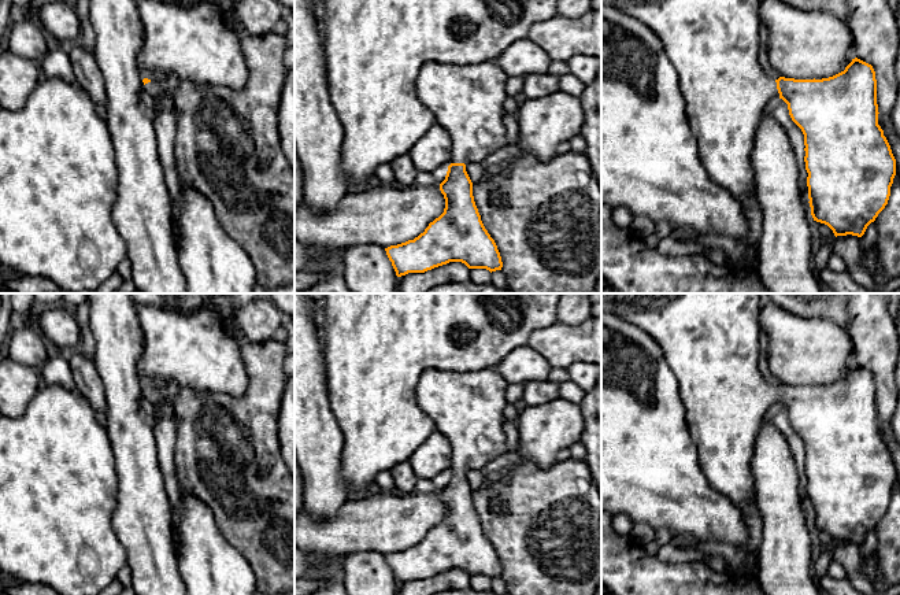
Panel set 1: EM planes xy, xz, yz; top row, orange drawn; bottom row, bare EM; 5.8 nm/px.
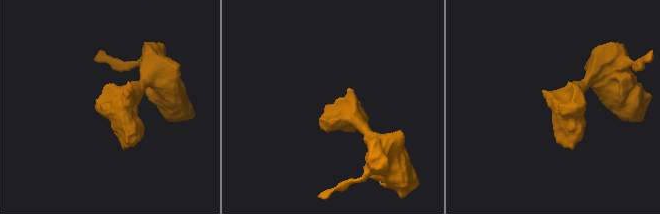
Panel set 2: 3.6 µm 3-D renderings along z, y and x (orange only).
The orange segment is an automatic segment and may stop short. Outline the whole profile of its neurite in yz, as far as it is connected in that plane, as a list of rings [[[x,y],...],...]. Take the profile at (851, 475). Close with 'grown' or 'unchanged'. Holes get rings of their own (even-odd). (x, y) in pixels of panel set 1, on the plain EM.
[[[601,293],[601,311],[614,313],[645,330],[662,348],[677,377],[685,421],[696,446],[699,463],[714,489],[727,496],[745,517],[748,540],[740,547],[758,558],[762,514],[755,494],[755,441],[763,417],[782,406],[792,428],[804,441],[807,494],[814,528],[827,532],[834,543],[862,544],[885,515],[896,483],[896,466],[878,432],[877,387],[871,372],[855,365],[844,378],[822,387],[768,385],[759,370],[758,293]]]; grown

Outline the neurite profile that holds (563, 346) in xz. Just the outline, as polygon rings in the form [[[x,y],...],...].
[[[588,317],[579,325],[555,322],[534,330],[527,345],[552,367],[568,369],[578,362],[601,366],[601,317]]]

